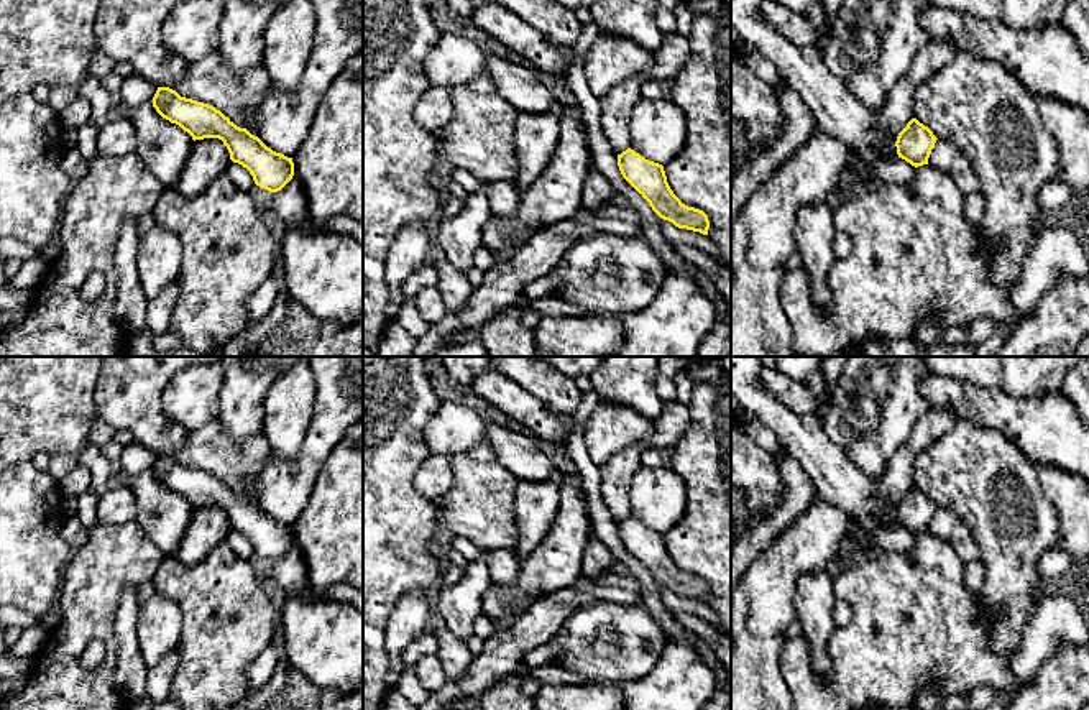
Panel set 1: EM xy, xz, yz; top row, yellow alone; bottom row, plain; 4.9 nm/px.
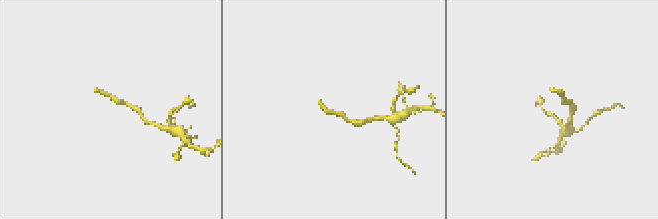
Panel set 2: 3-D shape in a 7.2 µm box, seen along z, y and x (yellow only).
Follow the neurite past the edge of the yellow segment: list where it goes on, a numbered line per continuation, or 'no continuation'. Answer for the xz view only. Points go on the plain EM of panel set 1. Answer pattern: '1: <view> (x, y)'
no continuation

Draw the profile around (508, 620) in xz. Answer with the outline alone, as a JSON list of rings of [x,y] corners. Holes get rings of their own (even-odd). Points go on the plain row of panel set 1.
[[[526,600],[524,603],[517,605],[514,610],[511,610],[506,616],[503,616],[501,620],[494,621],[494,628],[496,631],[503,631],[508,629],[514,620],[526,611],[526,608],[534,603],[534,600]]]

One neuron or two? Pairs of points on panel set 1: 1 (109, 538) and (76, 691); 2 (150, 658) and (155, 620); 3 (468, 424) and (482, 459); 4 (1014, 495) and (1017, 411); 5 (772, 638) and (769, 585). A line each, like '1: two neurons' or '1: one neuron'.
1: one neuron
2: one neuron
3: two neurons
4: two neurons
5: one neuron

